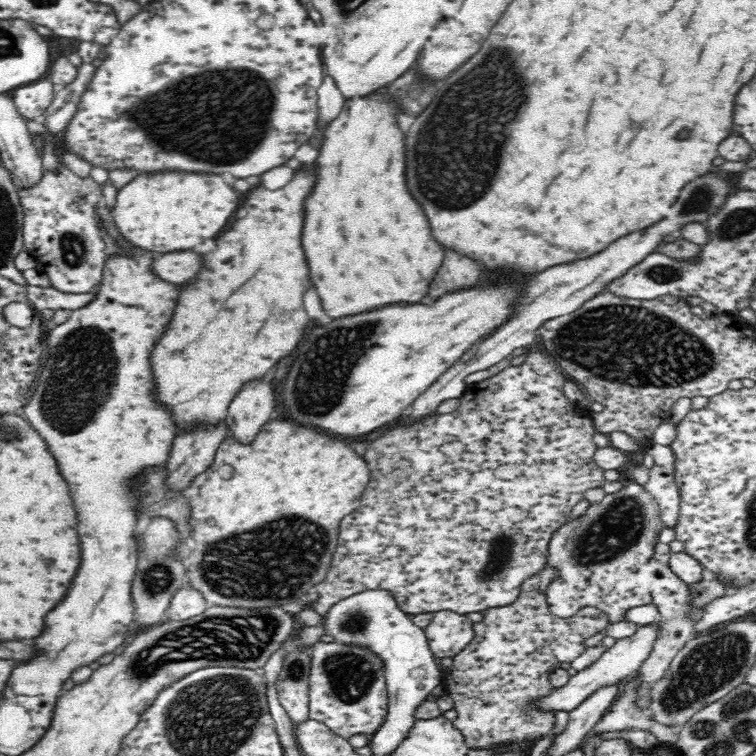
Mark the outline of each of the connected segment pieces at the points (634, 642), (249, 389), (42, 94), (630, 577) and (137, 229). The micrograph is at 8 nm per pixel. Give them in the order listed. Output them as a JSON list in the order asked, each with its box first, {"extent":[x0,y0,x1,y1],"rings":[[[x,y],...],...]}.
[{"extent":[536,621,662,712],"rings":[[[658,621],[638,625],[635,632],[630,636],[617,639],[616,643],[602,654],[602,658],[598,662],[571,676],[565,686],[554,688],[554,692],[548,698],[538,700],[536,707],[540,707],[540,709],[552,709],[554,712],[557,710],[566,710],[568,712],[574,710],[586,698],[590,698],[590,695],[594,694],[596,690],[612,686],[620,682],[620,680],[624,680],[624,678],[628,678],[628,676],[633,676],[644,660],[650,656],[652,648],[654,648],[654,642],[660,636],[662,636],[662,629],[660,629]]]},{"extent":[225,376,276,442],"rings":[[[264,376],[247,381],[232,399],[225,418],[228,435],[232,434],[242,442],[254,440],[262,424],[266,424],[276,410],[274,382]]]},{"extent":[12,77,57,120],"rings":[[[46,77],[14,89],[12,99],[18,112],[28,120],[39,120],[55,98],[57,88]]]},{"extent":[545,479,664,624],"rings":[[[627,479],[619,491],[604,493],[600,502],[591,504],[584,514],[570,519],[552,533],[545,554],[545,568],[555,570],[555,577],[545,592],[549,610],[553,615],[566,619],[581,608],[590,606],[603,612],[609,624],[614,624],[624,620],[631,608],[652,603],[646,564],[654,558],[659,534],[664,528],[654,497],[638,481]]]},{"extent":[112,170,240,254],"rings":[[[164,170],[140,173],[118,189],[112,208],[118,230],[135,248],[152,254],[188,250],[226,228],[240,206],[240,194],[220,174]]]}]

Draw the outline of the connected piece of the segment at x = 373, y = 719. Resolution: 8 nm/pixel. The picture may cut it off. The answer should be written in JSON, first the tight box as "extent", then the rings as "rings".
{"extent":[309,641,387,739],"rings":[[[320,641],[309,650],[309,717],[331,728],[331,732],[347,739],[366,732],[373,735],[387,715],[387,682],[384,659],[368,645]]]}

